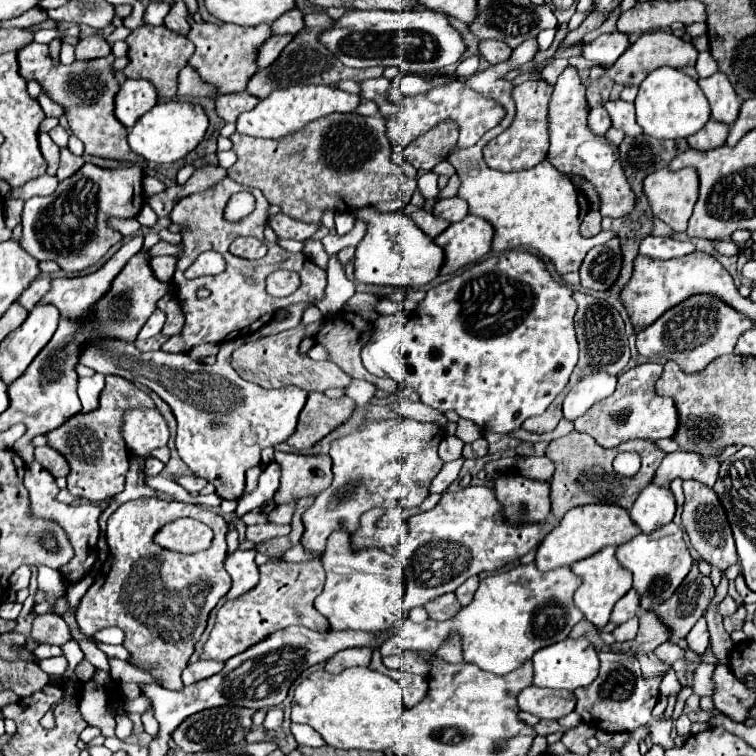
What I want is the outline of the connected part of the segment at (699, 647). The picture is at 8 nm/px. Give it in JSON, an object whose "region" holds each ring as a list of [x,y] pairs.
{"region":[[[701,617],[686,637],[688,648],[702,655],[709,644],[709,632],[707,622]]]}

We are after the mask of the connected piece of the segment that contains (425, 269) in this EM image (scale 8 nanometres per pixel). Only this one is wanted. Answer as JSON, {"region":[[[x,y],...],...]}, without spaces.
{"region":[[[365,206],[353,210],[353,214],[367,224],[367,232],[355,250],[355,278],[359,282],[419,288],[439,274],[443,266],[443,248],[427,238],[427,234],[423,234],[423,230],[419,230],[415,222],[403,214],[403,210],[379,212],[375,206]]]}

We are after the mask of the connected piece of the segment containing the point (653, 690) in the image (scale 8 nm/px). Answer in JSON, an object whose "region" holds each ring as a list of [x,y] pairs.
{"region":[[[599,654],[601,670],[593,684],[587,688],[575,690],[577,696],[577,708],[575,712],[583,718],[585,724],[595,726],[595,730],[605,732],[633,732],[639,726],[649,726],[651,742],[667,748],[673,748],[671,728],[673,720],[665,720],[665,716],[653,716],[653,708],[659,700],[659,682],[661,678],[643,678],[639,670],[639,662],[631,656],[623,654]]]}

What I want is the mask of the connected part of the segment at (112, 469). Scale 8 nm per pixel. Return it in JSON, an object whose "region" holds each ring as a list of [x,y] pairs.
{"region":[[[107,376],[107,384],[101,392],[101,406],[91,414],[77,414],[63,426],[47,434],[49,446],[55,446],[67,462],[71,462],[71,474],[67,476],[67,490],[73,496],[87,498],[89,502],[103,502],[119,494],[125,486],[125,474],[129,470],[129,452],[119,436],[119,422],[127,406],[155,406],[149,394],[137,388],[133,382],[121,376]]]}

